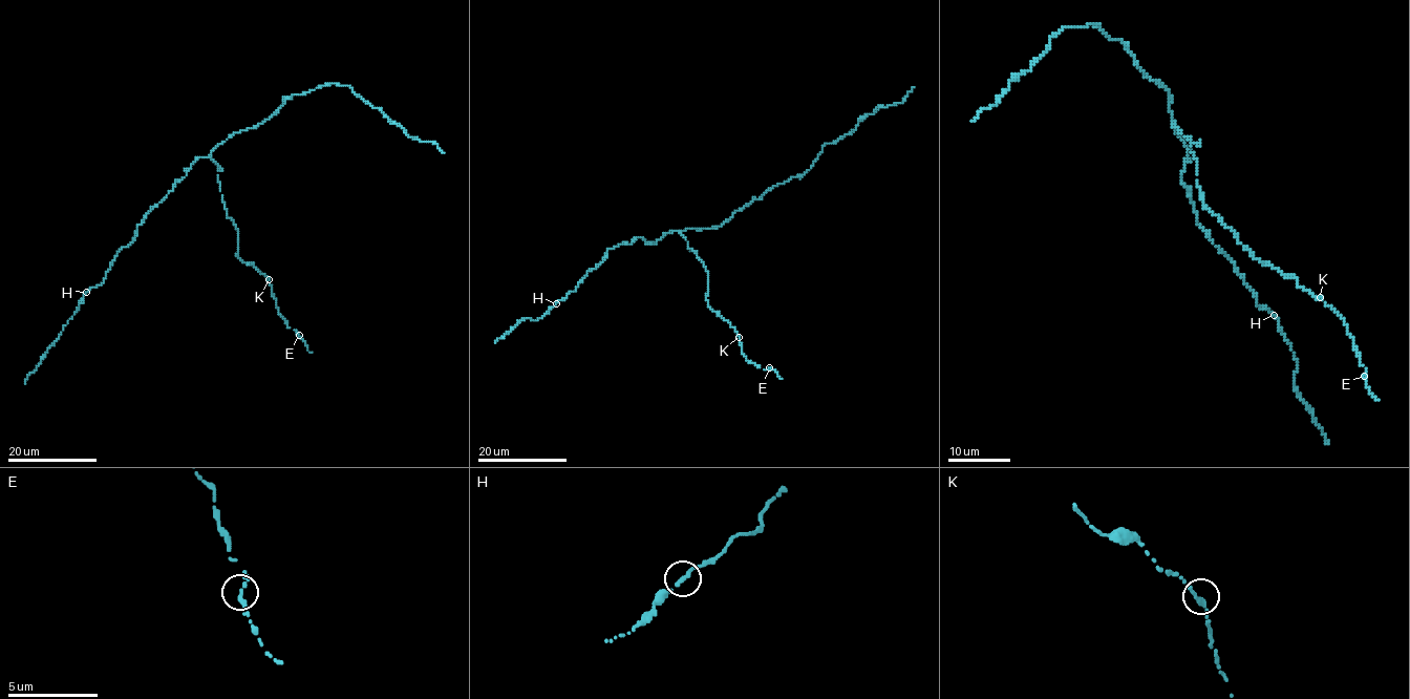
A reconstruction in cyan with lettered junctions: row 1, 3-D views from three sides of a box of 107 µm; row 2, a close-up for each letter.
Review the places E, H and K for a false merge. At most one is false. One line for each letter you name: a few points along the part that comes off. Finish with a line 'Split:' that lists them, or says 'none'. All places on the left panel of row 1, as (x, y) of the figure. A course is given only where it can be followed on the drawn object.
Split: none

